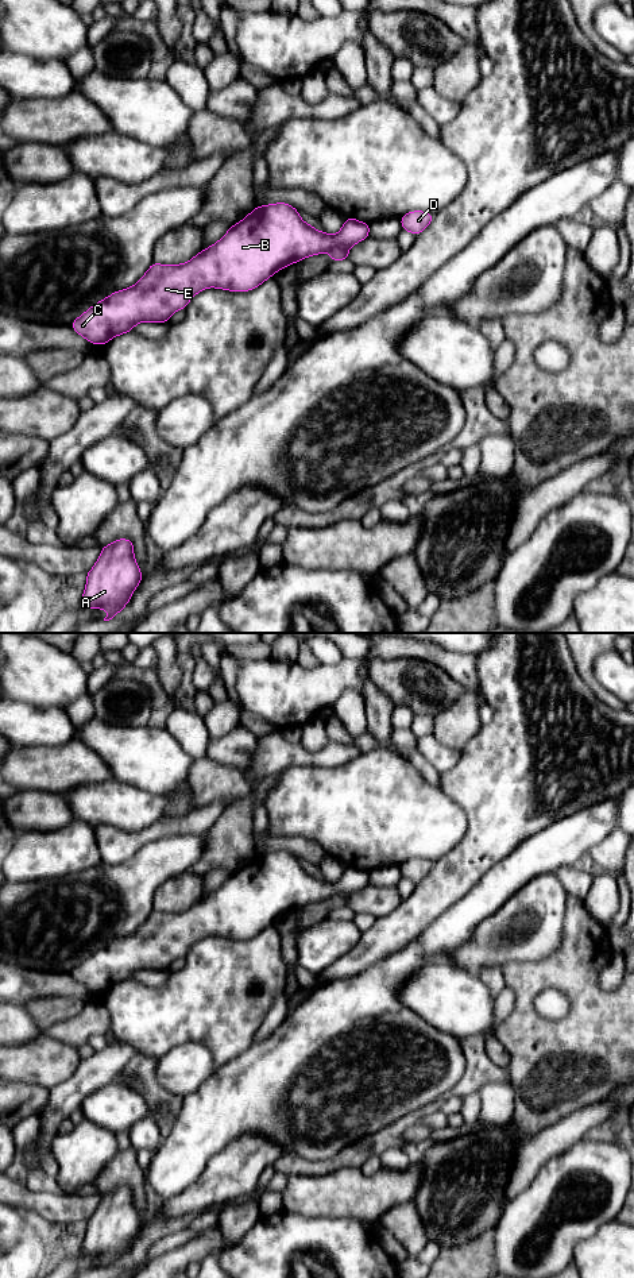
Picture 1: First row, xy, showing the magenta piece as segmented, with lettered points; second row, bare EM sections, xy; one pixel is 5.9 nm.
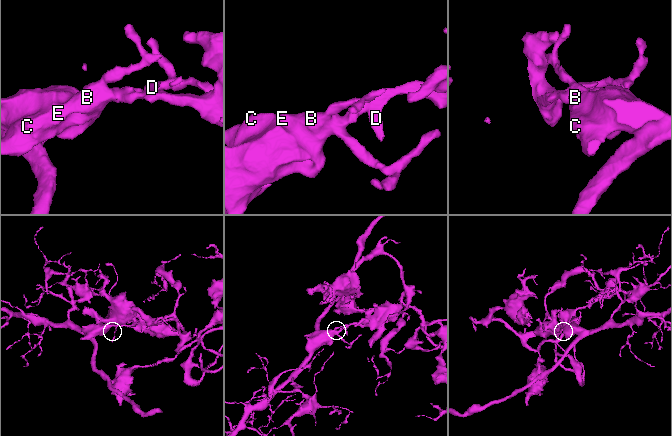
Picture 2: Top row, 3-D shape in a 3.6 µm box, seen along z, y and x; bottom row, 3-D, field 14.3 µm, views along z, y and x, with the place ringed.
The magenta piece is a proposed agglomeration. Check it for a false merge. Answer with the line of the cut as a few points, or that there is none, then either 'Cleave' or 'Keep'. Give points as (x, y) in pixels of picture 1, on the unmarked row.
Split along xy (348, 894), (332, 894), (328, 898). Cleave

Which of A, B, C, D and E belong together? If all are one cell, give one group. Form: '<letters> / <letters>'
A B C E / D

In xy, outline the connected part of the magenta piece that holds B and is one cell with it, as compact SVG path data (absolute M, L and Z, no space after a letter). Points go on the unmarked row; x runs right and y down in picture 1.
M286 852L256 854L241 869L232 873L213 893L182 912L151 911L136 933L112 941L98 949L70 974L89 991L104 993L115 984L131 980L138 970L166 970L177 958L186 957L193 943L206 935L248 939L258 935L281 916L332 895L351 895L370 884L370 872L348 865L337 883L317 879L299 865L298 858Z

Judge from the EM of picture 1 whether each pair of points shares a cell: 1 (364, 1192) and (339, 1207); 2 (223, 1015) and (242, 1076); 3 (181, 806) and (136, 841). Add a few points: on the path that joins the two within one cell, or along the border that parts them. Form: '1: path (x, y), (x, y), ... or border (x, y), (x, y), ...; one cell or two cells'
1: path (358, 1195), (351, 1195), (346, 1200); one cell
2: border (254, 1042), (240, 1054), (217, 1068); two cells
3: border (189, 810), (162, 818); two cells

